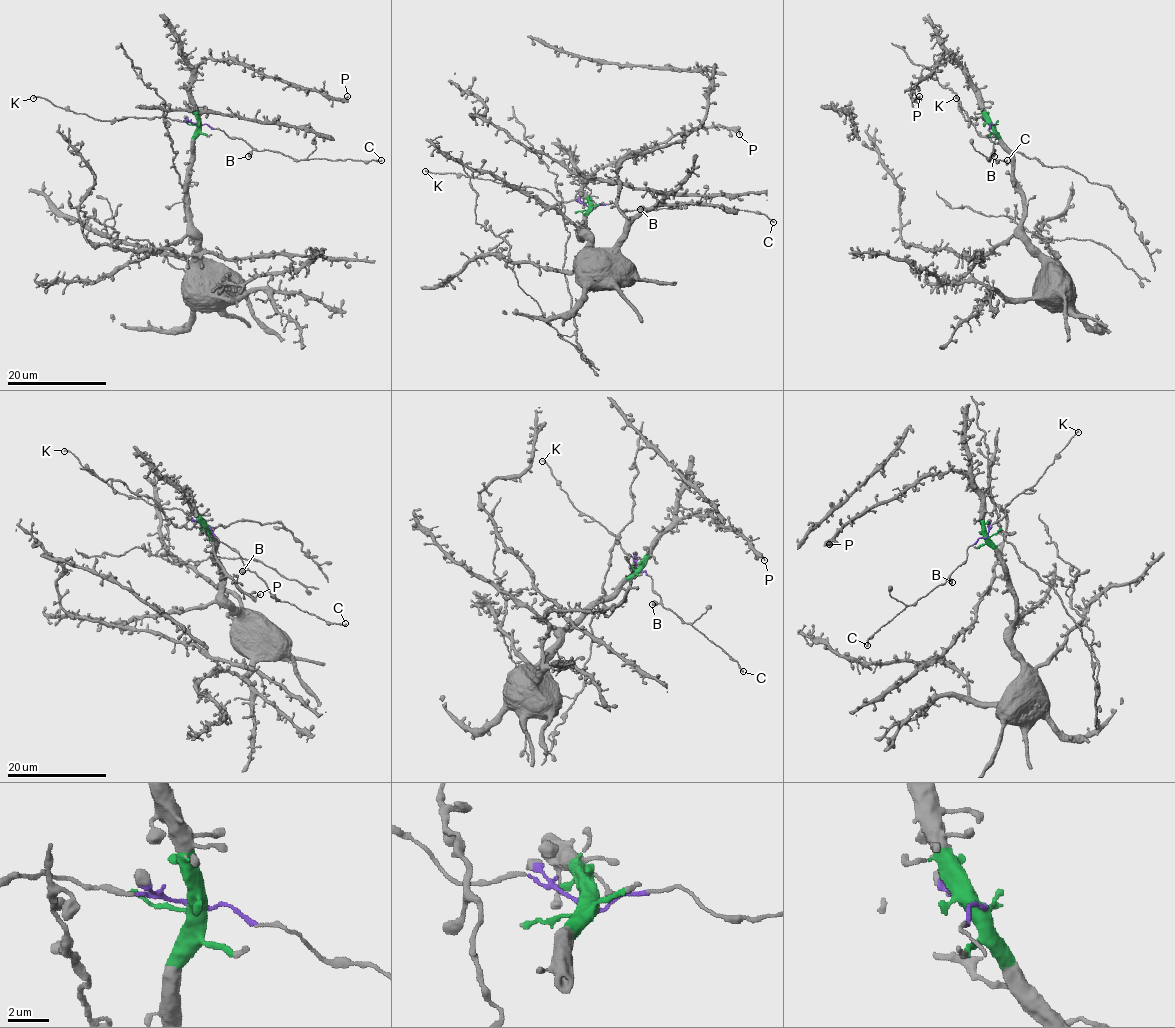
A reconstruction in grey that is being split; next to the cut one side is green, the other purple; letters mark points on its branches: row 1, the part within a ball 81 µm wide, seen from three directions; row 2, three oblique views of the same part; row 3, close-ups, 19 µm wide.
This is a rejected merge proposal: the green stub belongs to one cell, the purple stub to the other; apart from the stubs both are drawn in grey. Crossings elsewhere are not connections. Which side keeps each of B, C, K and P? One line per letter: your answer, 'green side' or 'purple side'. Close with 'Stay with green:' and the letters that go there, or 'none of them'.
B: purple side
C: purple side
K: purple side
P: green side
Stay with green: P

